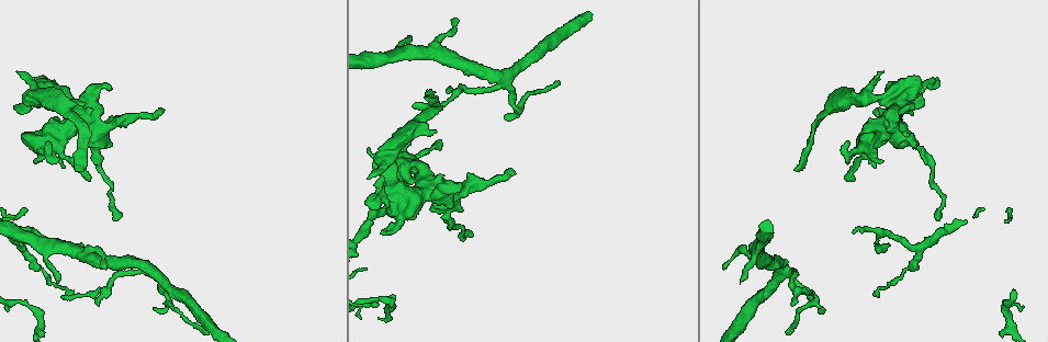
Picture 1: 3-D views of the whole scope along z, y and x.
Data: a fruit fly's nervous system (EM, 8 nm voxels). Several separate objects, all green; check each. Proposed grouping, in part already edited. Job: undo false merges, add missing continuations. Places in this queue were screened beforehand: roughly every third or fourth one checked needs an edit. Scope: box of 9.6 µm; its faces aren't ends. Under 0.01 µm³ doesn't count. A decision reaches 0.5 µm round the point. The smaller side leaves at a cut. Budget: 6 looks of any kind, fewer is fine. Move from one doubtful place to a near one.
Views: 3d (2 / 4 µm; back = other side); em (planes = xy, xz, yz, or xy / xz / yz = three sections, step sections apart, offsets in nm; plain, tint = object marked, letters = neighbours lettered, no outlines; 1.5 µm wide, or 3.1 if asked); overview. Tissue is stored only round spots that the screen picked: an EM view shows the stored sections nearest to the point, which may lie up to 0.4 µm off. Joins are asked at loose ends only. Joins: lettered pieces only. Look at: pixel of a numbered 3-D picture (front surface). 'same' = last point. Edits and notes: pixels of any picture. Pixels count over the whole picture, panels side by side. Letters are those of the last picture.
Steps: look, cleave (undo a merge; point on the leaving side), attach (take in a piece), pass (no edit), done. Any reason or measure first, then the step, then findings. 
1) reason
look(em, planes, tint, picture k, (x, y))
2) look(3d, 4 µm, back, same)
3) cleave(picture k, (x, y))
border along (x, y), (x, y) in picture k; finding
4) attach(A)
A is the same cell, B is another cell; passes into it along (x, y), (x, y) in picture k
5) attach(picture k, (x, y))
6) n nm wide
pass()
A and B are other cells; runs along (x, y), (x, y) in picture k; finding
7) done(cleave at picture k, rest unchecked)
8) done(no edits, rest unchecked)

an open end
look(3d, 4 µm, picture 1, (796, 168))

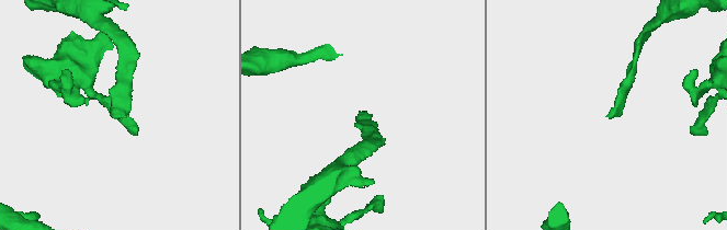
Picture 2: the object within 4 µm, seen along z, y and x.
look(em, xy, step 4, tint, picture 2, (608, 116))

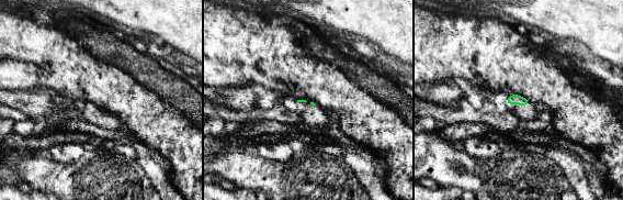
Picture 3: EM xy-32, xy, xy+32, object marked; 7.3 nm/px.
another direction
look(em, planes, letters, same)

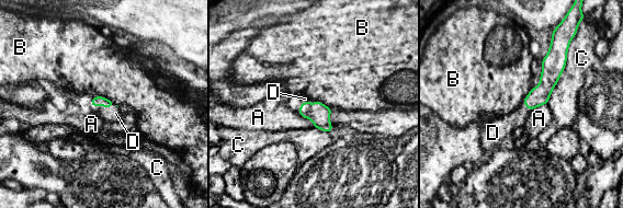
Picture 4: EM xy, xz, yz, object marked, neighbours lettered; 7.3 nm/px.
attach(D)
D is the same cell, A, B and C are other cells; the neuron continues

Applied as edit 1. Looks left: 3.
see it whole again
look(overview)

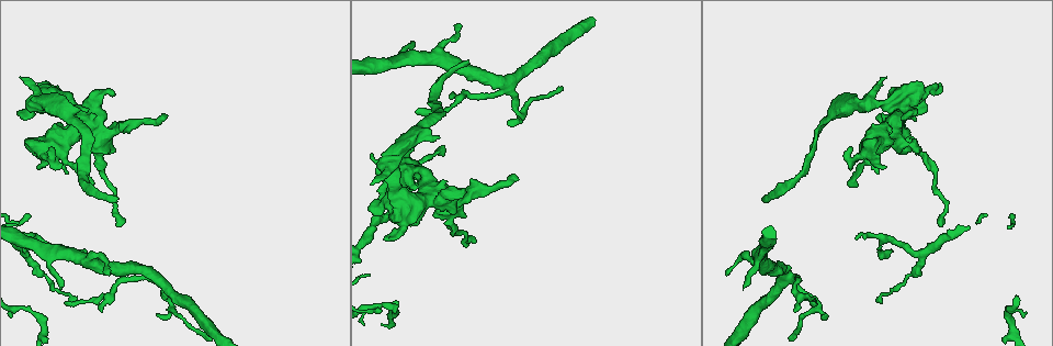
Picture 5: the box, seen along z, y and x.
thin end
look(3d, 2 µm, picture 5, (85, 251))

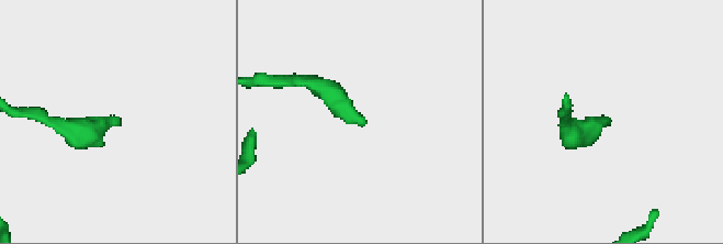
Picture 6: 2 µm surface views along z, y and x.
shape alone is not enough
look(em, planes, letters, picture 6, (364, 122))

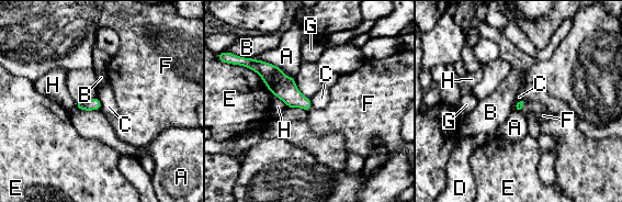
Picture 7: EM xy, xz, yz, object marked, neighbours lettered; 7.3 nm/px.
pass()
A, B, C, D, E, F, G and H are other cells; runs along (259, 64), (294, 99), (308, 105) in picture 7; no lettered piece goes on from it

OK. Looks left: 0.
done(attach at picture 4, rest unchecked)

